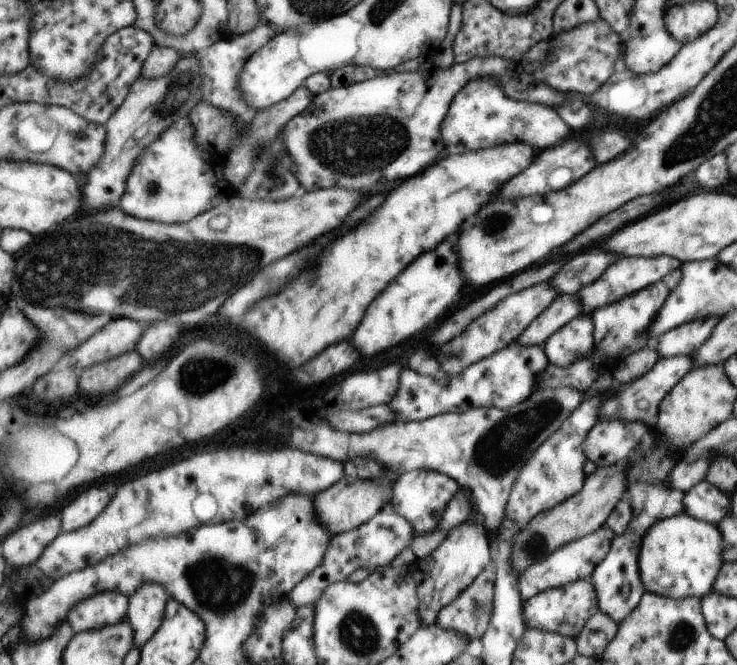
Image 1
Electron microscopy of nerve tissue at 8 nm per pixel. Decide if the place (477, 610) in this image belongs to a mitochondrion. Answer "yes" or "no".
yes

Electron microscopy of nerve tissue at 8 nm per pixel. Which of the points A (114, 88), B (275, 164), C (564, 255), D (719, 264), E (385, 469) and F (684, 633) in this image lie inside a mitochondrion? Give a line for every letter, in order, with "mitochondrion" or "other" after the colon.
A: other
B: mitochondrion
C: other
D: other
E: other
F: mitochondrion

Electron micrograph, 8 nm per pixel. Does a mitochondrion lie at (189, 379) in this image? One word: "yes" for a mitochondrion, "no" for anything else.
yes

